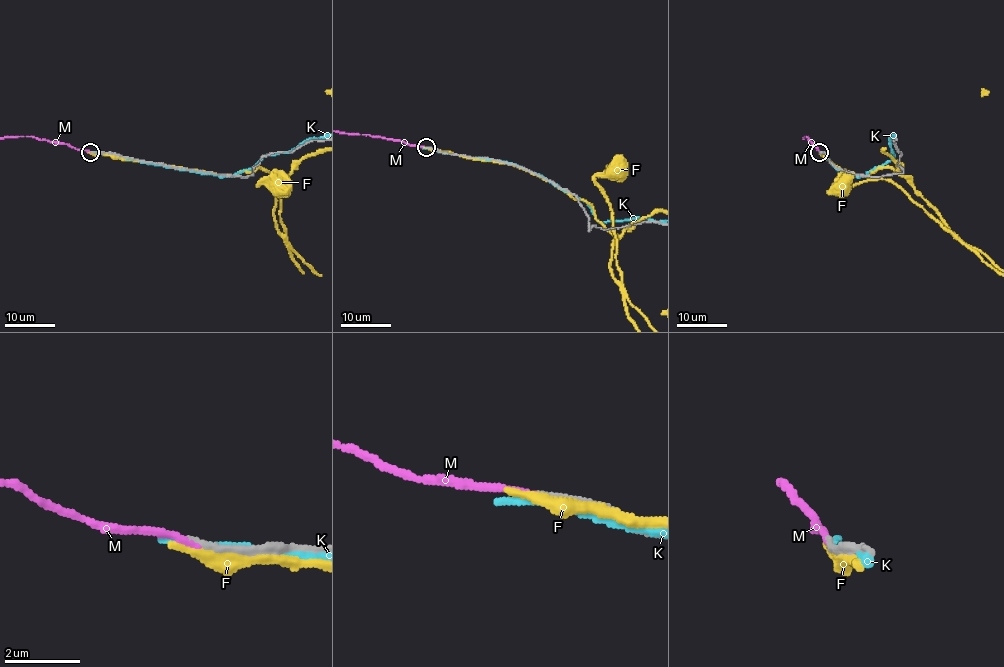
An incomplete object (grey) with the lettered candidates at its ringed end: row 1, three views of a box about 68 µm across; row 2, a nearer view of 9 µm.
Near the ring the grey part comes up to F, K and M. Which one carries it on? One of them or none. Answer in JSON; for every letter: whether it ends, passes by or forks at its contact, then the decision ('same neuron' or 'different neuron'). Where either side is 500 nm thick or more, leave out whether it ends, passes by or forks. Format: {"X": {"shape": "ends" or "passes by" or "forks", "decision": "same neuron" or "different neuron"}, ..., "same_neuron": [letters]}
{"F": {"shape": "passes by", "decision": "different neuron"}, "K": {"shape": "passes by", "decision": "different neuron"}, "M": {"shape": "ends", "decision": "same neuron"}, "same_neuron": ["M"]}

